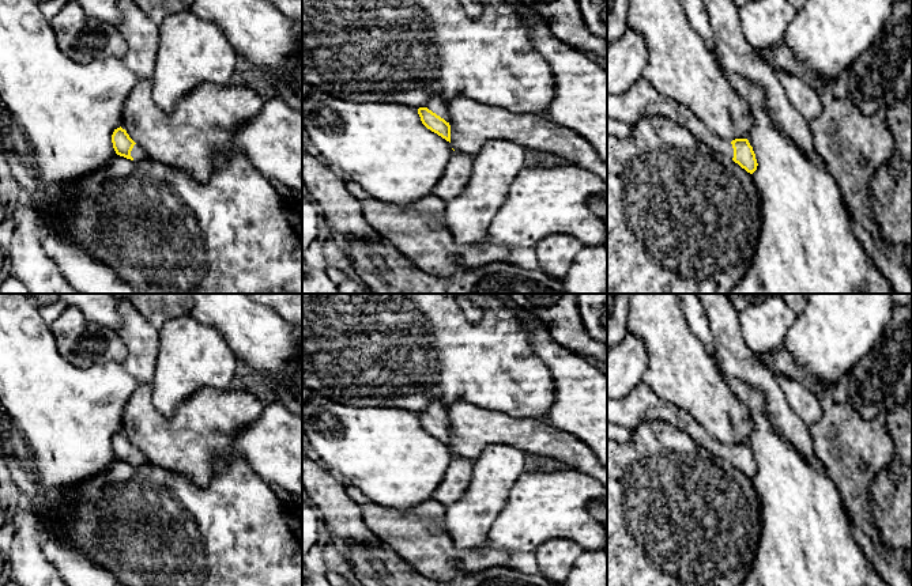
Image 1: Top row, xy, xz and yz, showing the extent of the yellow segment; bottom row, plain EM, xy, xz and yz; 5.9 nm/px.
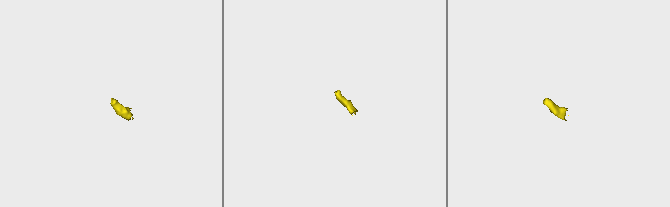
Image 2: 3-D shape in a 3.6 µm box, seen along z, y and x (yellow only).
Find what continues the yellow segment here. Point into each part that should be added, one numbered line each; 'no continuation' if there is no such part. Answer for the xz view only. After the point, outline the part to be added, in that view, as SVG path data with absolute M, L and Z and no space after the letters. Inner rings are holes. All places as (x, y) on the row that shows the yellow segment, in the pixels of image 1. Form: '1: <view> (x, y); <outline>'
1: xz (434, 104); M429 95L427 109L444 118L446 122L449 122L446 105L442 103L440 95Z

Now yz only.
1: yz (641, 99); M640 77L621 95L607 94L607 117L636 124L644 117L662 116L687 128L696 137L727 158L734 158L731 141L715 136L686 106L655 90L645 77Z

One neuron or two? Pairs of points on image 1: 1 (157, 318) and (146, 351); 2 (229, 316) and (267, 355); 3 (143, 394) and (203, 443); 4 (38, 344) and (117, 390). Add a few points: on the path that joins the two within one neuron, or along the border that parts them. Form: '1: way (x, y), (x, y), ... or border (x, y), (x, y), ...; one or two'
1: border (134, 307), (157, 331); two
2: way (238, 325), (259, 346); one
3: way (147, 412), (178, 443), (185, 443); one
4: way (55, 365), (80, 390), (97, 390); one

